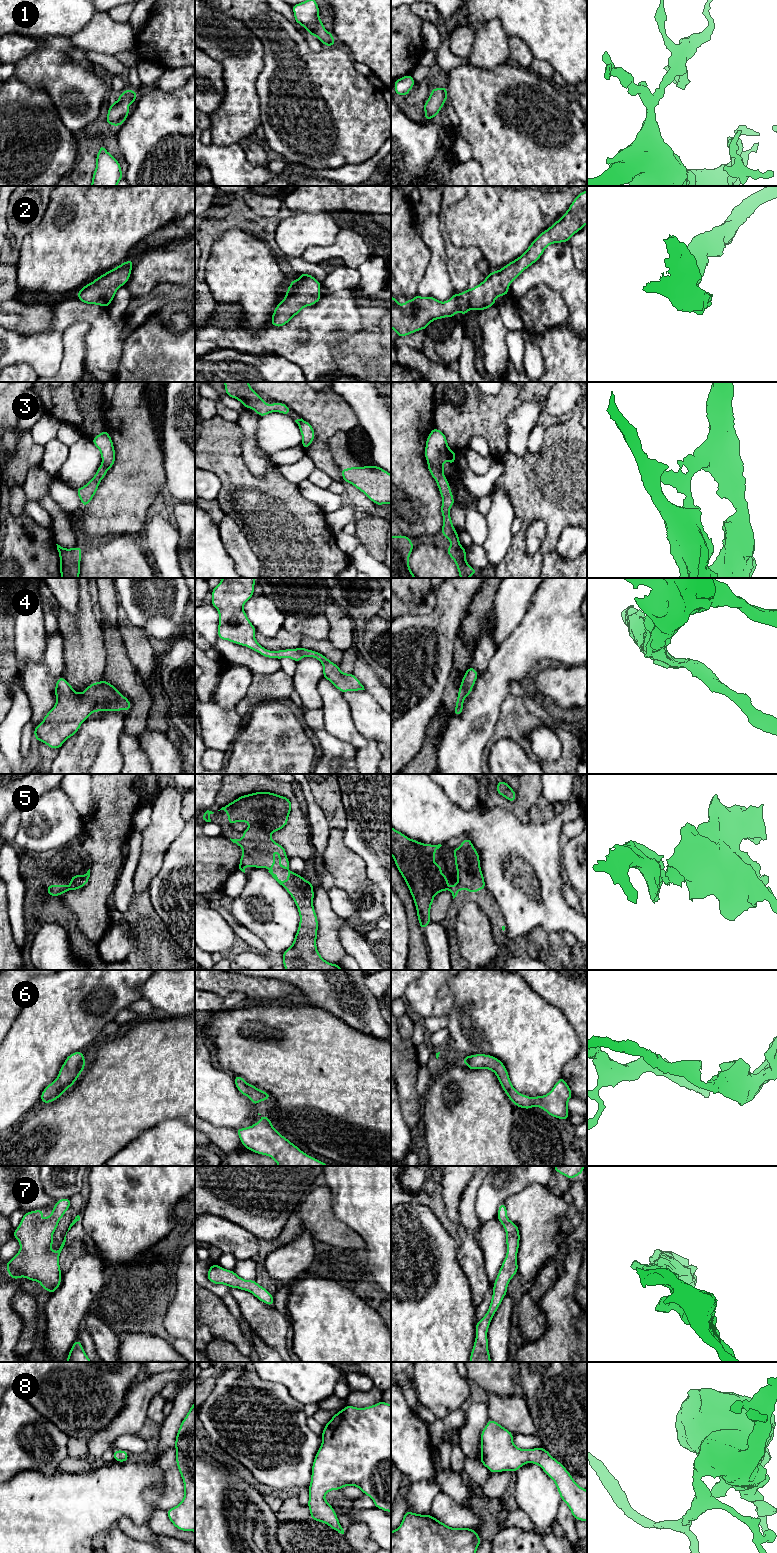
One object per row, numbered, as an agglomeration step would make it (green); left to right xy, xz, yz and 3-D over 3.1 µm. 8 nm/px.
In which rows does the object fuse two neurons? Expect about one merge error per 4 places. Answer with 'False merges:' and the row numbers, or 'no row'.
False merges: 3

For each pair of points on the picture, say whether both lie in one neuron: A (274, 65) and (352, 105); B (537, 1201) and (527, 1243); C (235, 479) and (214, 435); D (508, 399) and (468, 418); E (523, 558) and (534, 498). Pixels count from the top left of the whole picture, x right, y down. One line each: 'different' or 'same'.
A: same
B: same
C: same
D: same
E: same

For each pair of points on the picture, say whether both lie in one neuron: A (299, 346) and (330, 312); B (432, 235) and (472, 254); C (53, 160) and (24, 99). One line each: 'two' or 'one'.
A: one
B: two
C: one

